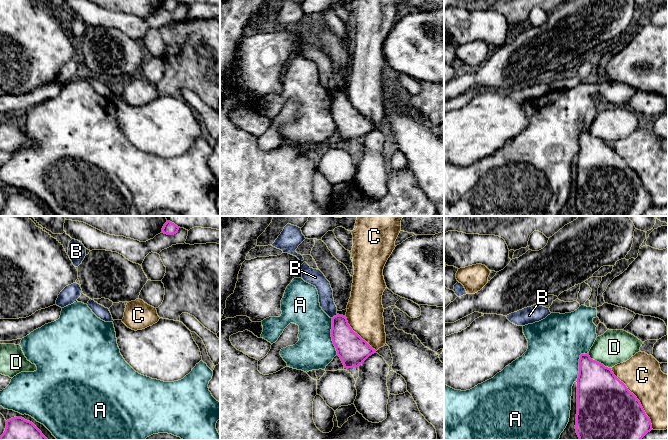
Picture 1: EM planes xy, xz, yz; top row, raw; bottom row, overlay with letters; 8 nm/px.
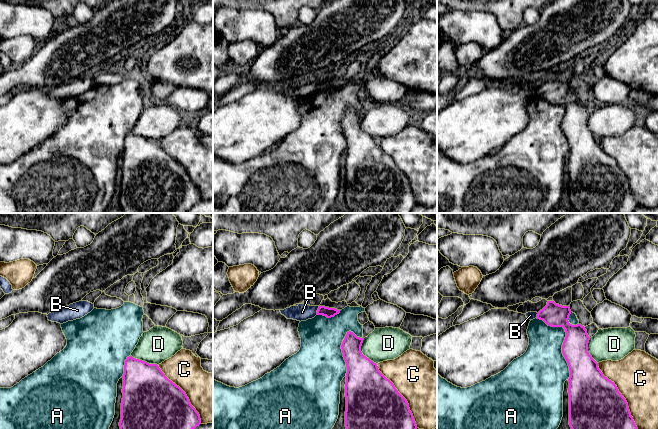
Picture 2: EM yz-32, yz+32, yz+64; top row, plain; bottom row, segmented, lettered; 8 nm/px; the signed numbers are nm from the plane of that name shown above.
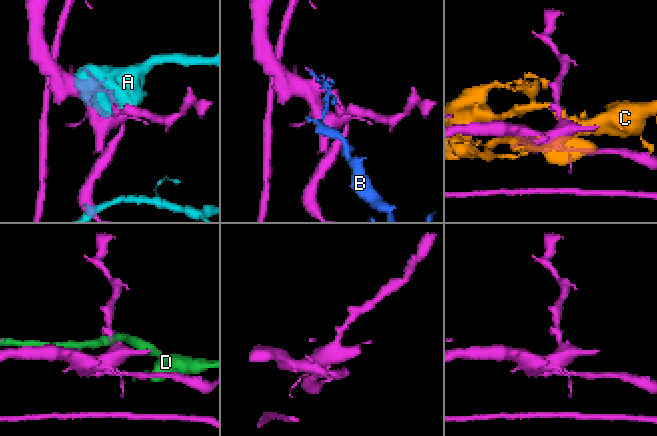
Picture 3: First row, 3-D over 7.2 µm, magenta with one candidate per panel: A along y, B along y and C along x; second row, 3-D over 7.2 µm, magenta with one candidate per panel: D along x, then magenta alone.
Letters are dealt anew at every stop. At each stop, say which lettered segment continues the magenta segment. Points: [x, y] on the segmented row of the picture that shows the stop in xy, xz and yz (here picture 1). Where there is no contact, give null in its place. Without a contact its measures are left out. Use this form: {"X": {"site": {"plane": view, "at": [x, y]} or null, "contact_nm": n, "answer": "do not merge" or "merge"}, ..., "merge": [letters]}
{"A": {"site": {"plane": "xz", "at": [331, 336]}, "contact_nm": 300, "answer": "do not merge"}, "B": {"site": {"plane": "xz", "at": [334, 316]}, "contact_nm": 60, "answer": "do not merge"}, "C": {"site": {"plane": "yz", "at": [636, 398]}, "contact_nm": 600, "answer": "do not merge"}, "D": {"site": {"plane": "yz", "at": [598, 362]}, "contact_nm": 220, "answer": "do not merge"}, "merge": []}

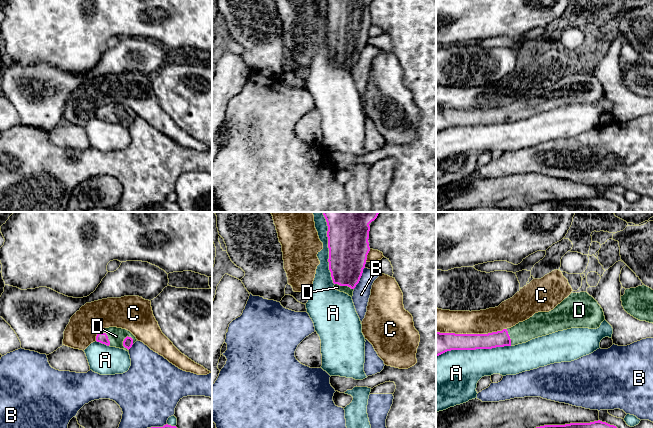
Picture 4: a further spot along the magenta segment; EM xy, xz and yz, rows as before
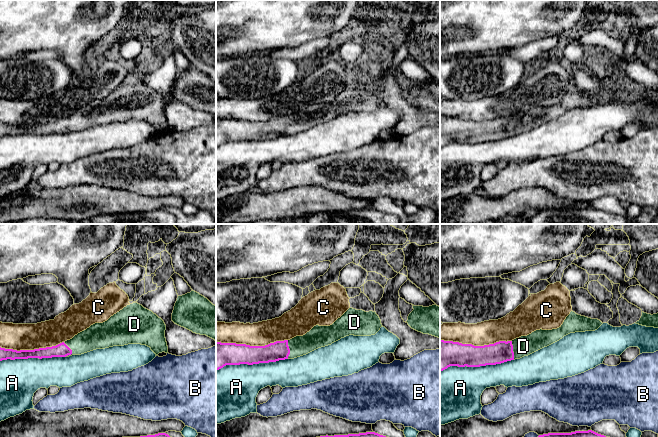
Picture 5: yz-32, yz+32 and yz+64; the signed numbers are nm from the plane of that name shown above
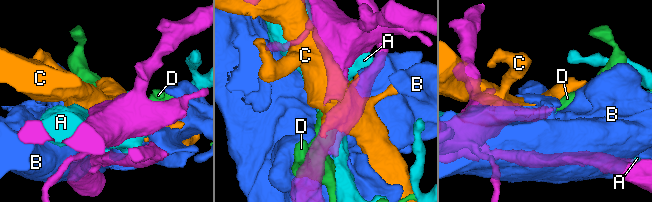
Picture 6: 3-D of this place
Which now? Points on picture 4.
{"A": {"site": {"plane": "yz", "at": [473, 349]}, "contact_nm": 600, "answer": "do not merge"}, "B": {"site": {"plane": "xz", "at": [360, 277]}, "contact_nm": 200, "answer": "do not merge"}, "C": {"site": {"plane": "yz", "at": [471, 334]}, "contact_nm": 550, "answer": "do not merge"}, "D": {"site": {"plane": "xy", "at": [123, 343]}, "contact_nm": 130, "answer": "merge"}, "merge": ["D"]}

